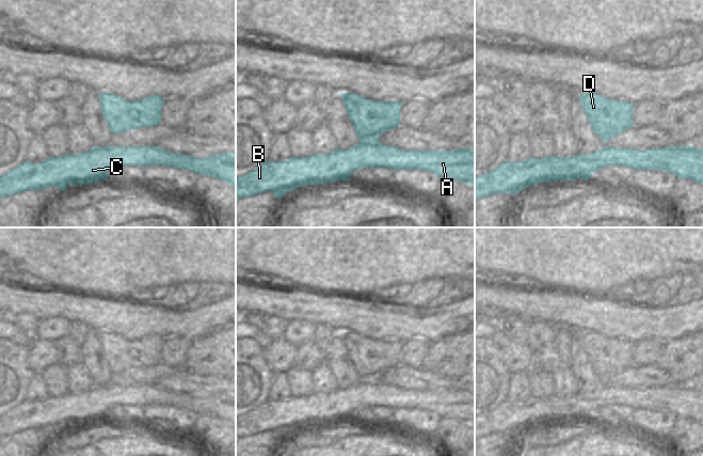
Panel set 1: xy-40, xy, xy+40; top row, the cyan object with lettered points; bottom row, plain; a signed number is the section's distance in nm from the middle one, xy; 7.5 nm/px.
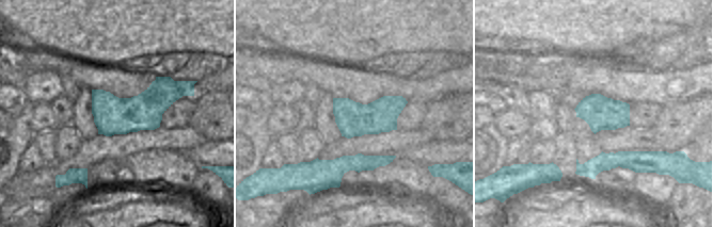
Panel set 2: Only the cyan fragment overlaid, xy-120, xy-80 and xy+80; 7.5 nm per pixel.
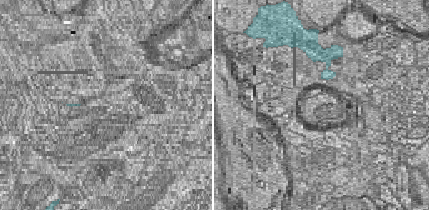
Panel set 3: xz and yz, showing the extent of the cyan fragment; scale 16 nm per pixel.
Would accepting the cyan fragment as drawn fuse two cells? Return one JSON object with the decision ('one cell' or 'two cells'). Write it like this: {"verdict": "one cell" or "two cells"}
{"verdict": "two cells"}

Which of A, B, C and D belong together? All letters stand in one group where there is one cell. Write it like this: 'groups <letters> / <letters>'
groups A B C / D

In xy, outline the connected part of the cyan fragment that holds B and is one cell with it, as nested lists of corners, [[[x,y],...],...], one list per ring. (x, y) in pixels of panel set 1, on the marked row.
[[[356,144],[343,151],[336,148],[326,155],[291,157],[286,161],[267,161],[252,172],[236,178],[236,201],[271,191],[279,200],[289,191],[306,185],[349,180],[351,173],[363,168],[388,168],[390,170],[425,170],[441,178],[452,178],[475,188],[475,150],[403,151],[386,144]]]

